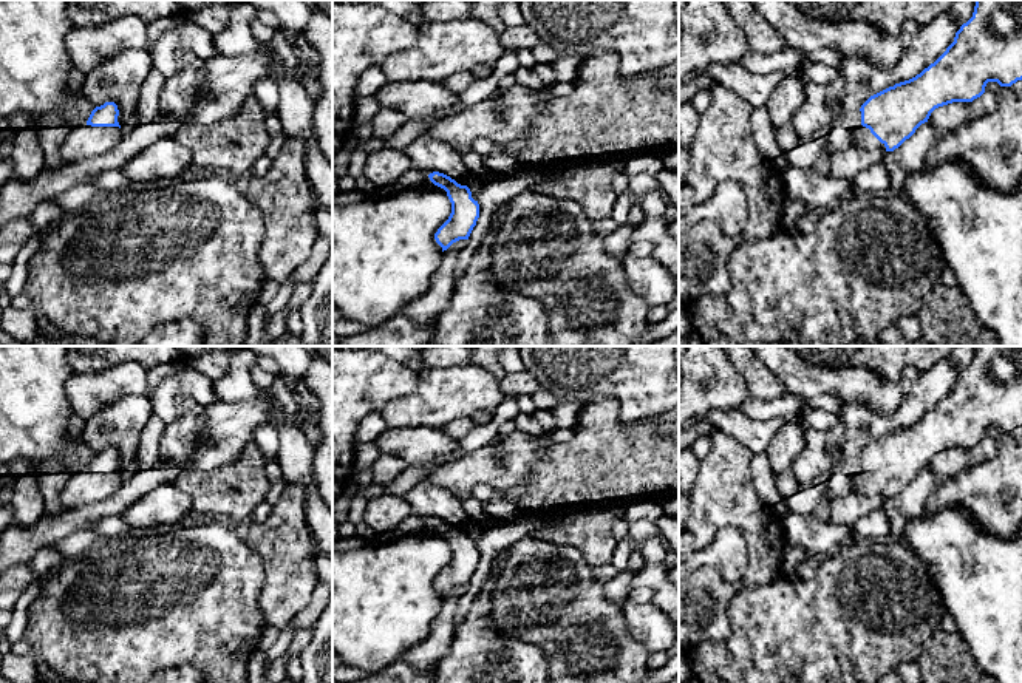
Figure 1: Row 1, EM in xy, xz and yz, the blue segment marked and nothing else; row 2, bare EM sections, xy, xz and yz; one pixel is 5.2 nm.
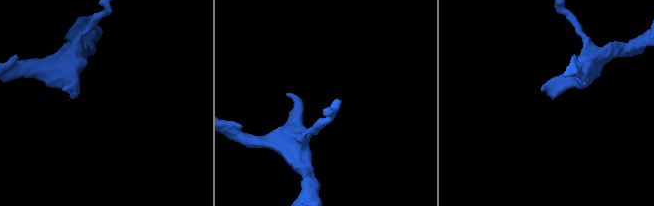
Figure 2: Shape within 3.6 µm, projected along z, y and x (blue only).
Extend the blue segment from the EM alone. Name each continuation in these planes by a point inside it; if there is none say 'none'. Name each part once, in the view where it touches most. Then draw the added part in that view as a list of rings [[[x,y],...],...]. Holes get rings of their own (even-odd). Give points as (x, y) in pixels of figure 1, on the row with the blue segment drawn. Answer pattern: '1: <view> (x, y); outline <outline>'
1: xy (84, 142); outline [[[76,125],[60,147],[63,164],[90,161],[113,150],[122,139],[119,127]]]

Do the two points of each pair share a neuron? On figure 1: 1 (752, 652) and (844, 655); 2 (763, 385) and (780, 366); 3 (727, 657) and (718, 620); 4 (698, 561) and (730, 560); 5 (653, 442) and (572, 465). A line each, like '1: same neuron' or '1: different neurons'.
1: same neuron
2: different neurons
3: different neurons
4: same neuron
5: same neuron

